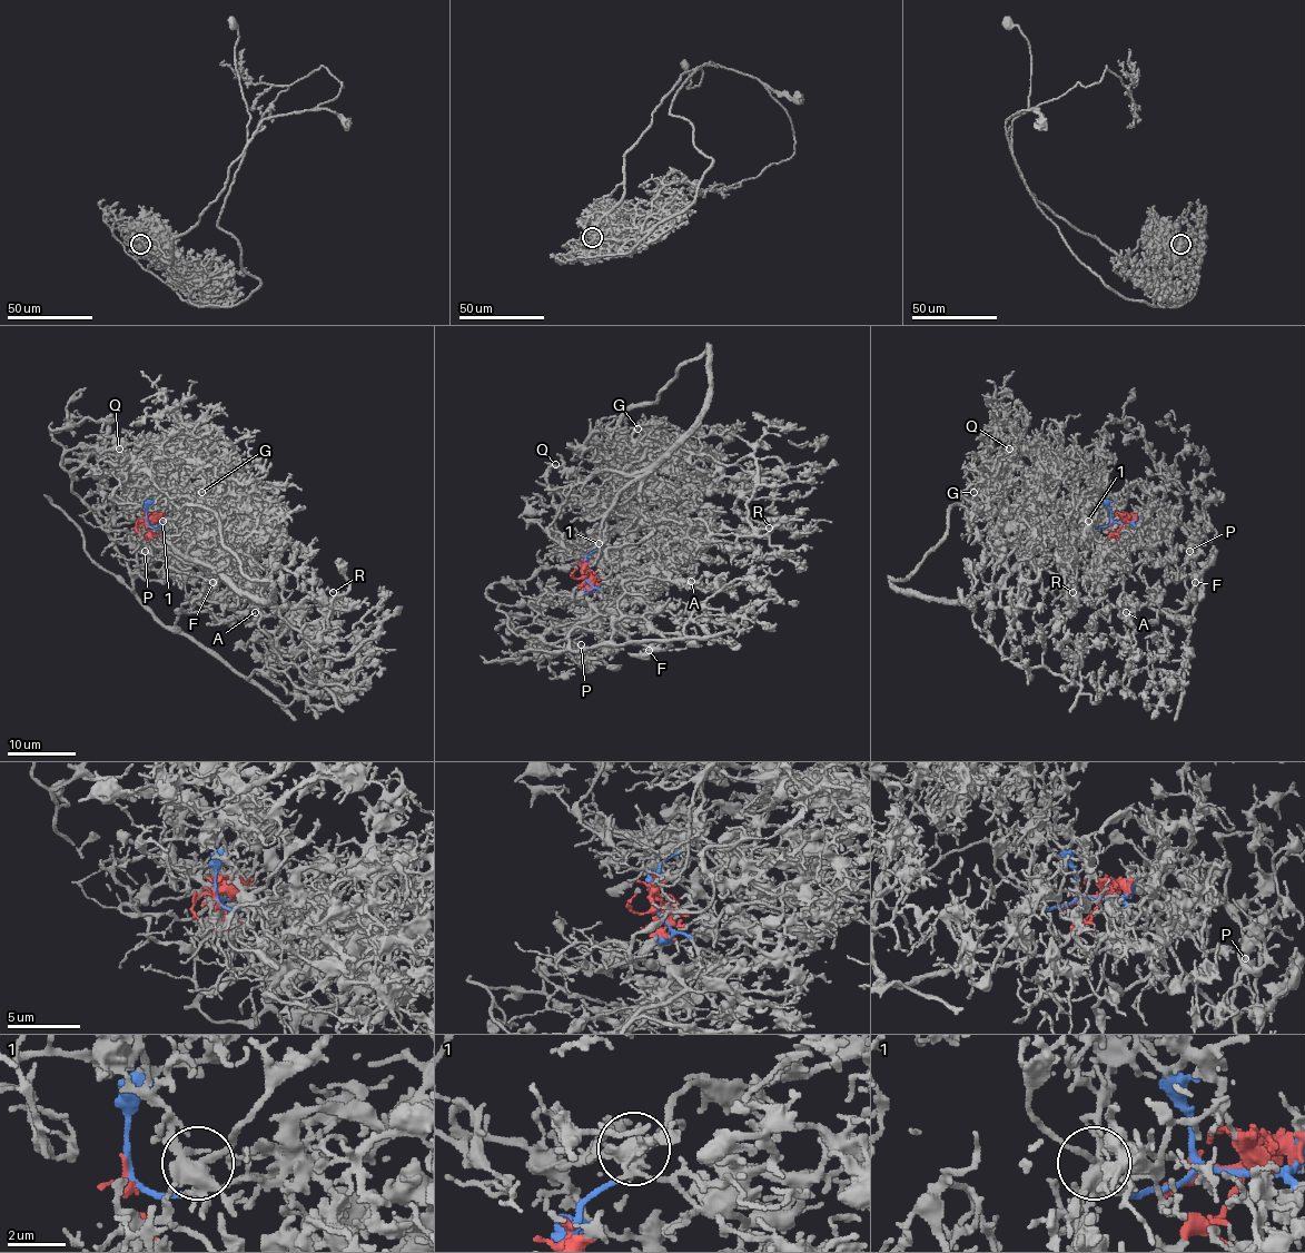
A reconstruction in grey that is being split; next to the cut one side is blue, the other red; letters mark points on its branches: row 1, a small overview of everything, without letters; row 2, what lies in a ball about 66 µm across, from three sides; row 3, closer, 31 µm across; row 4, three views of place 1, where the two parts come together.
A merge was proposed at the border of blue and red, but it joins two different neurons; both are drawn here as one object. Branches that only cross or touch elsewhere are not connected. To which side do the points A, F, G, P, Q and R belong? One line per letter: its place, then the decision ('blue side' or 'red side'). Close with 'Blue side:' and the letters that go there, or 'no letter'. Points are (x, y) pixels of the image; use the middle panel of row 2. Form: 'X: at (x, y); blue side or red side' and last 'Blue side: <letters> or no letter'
A: at (691, 581); blue side
F: at (649, 650); blue side
G: at (638, 428); red side
P: at (581, 644); blue side
Q: at (555, 464); red side
R: at (769, 528); blue side
Blue side: A, F, P, R

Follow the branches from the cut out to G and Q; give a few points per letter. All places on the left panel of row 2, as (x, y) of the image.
G: (146, 522), (164, 550), (191, 534), (207, 554), (250, 509), (218, 499), (210, 483), (201, 492)
Q: (146, 522), (166, 548), (159, 512), (95, 473), (114, 454), (110, 464), (121, 464), (118, 450)

